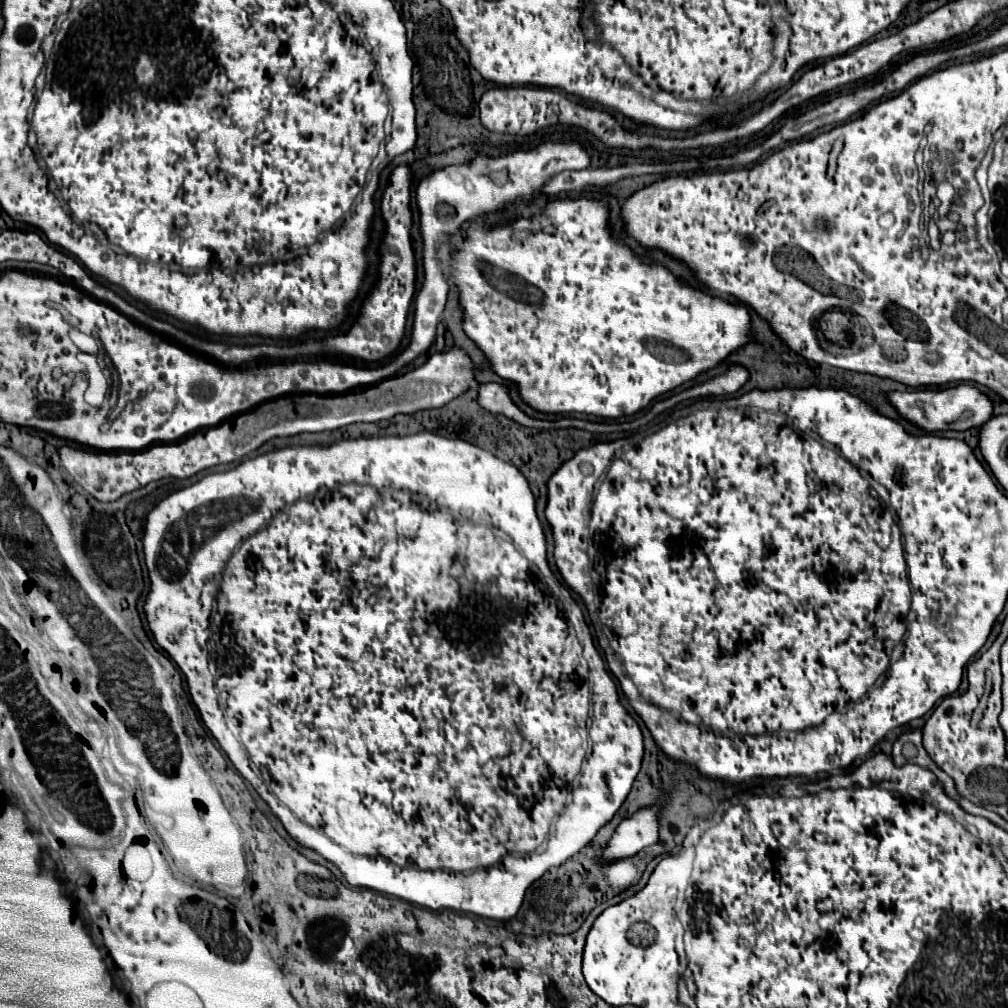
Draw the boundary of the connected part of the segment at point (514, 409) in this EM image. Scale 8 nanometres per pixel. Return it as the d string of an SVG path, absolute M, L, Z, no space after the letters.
M494 382L480 384L476 402L490 414L502 414L502 416L518 422L520 426L524 426L524 422L532 422L532 418L528 418L524 412L520 412L518 406L512 402L506 384L494 384Z

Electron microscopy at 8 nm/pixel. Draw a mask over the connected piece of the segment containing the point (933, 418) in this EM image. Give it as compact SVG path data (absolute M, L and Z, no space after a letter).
M958 384L950 390L922 390L922 392L888 392L888 402L896 408L900 418L920 426L926 432L938 430L968 430L980 428L992 418L992 402L972 384Z

